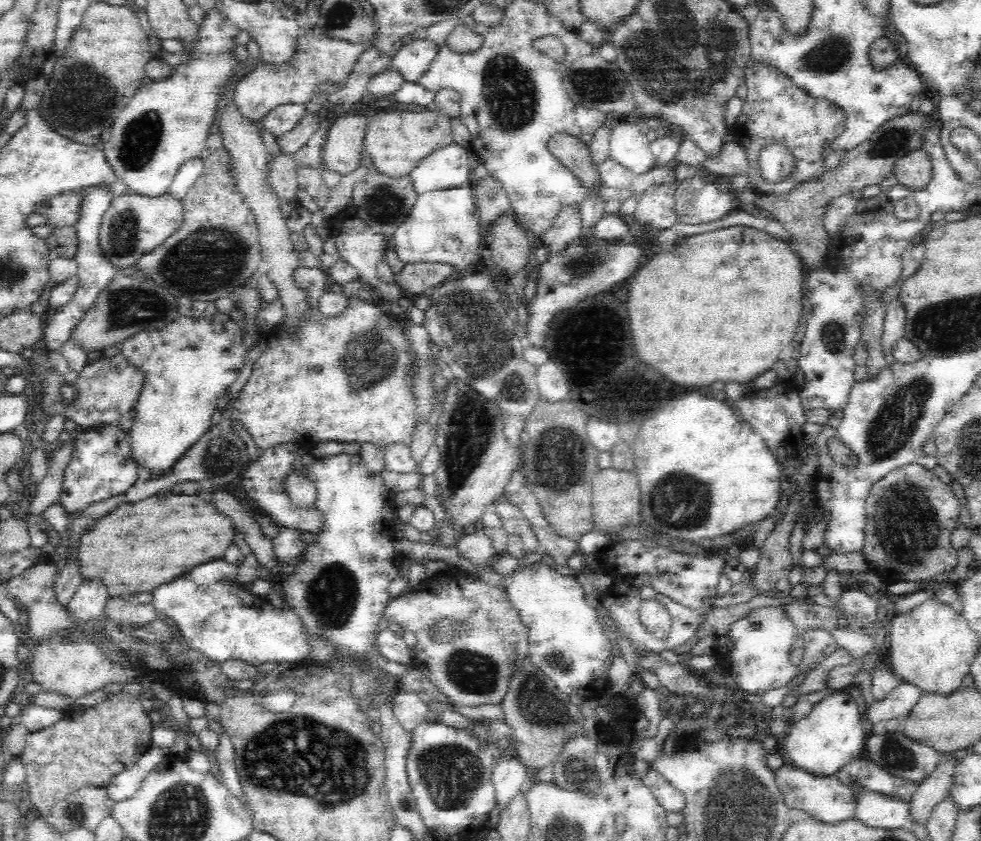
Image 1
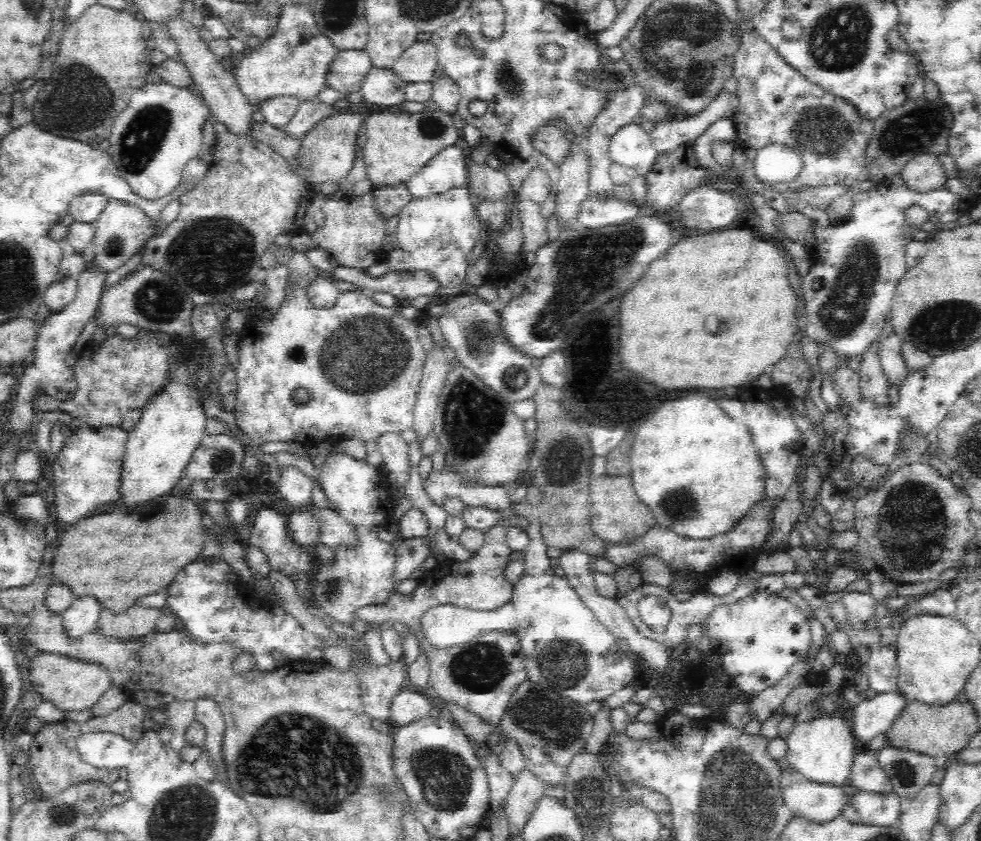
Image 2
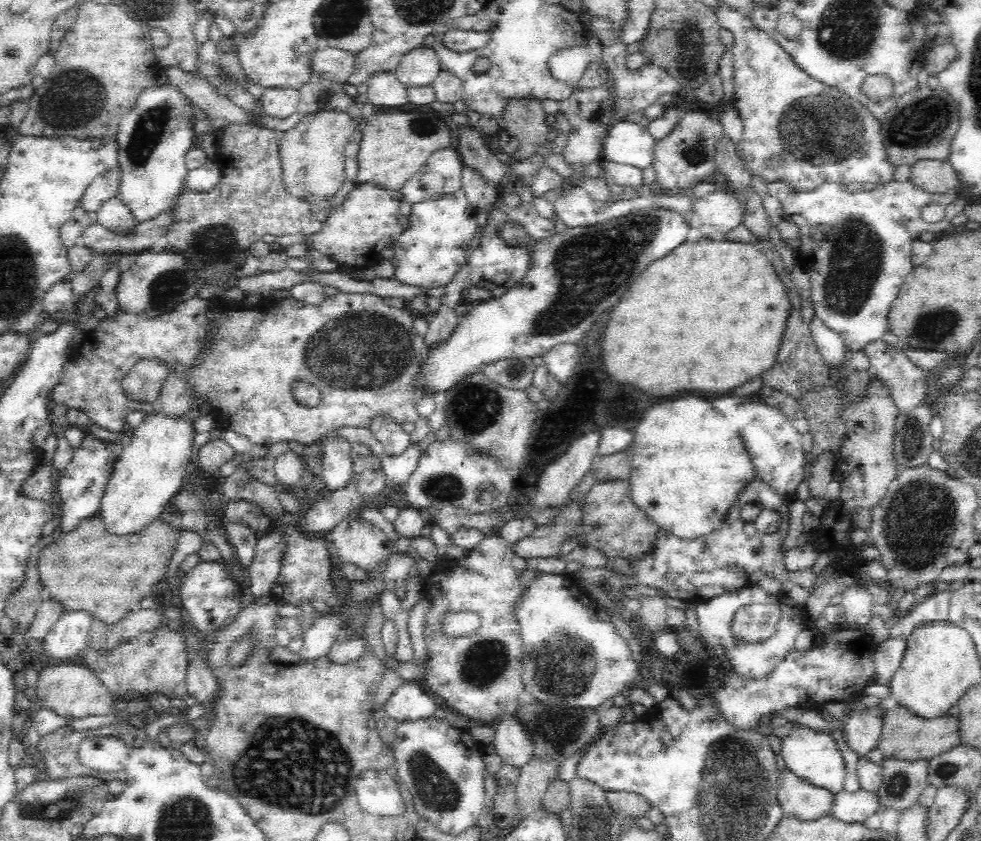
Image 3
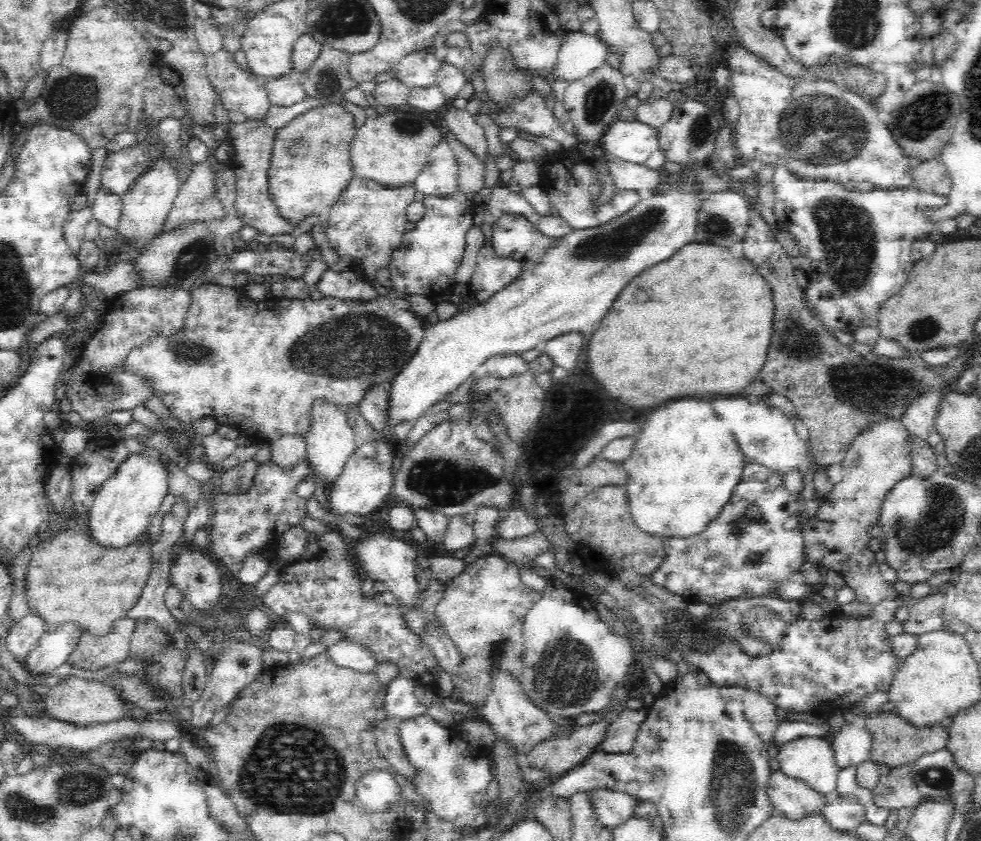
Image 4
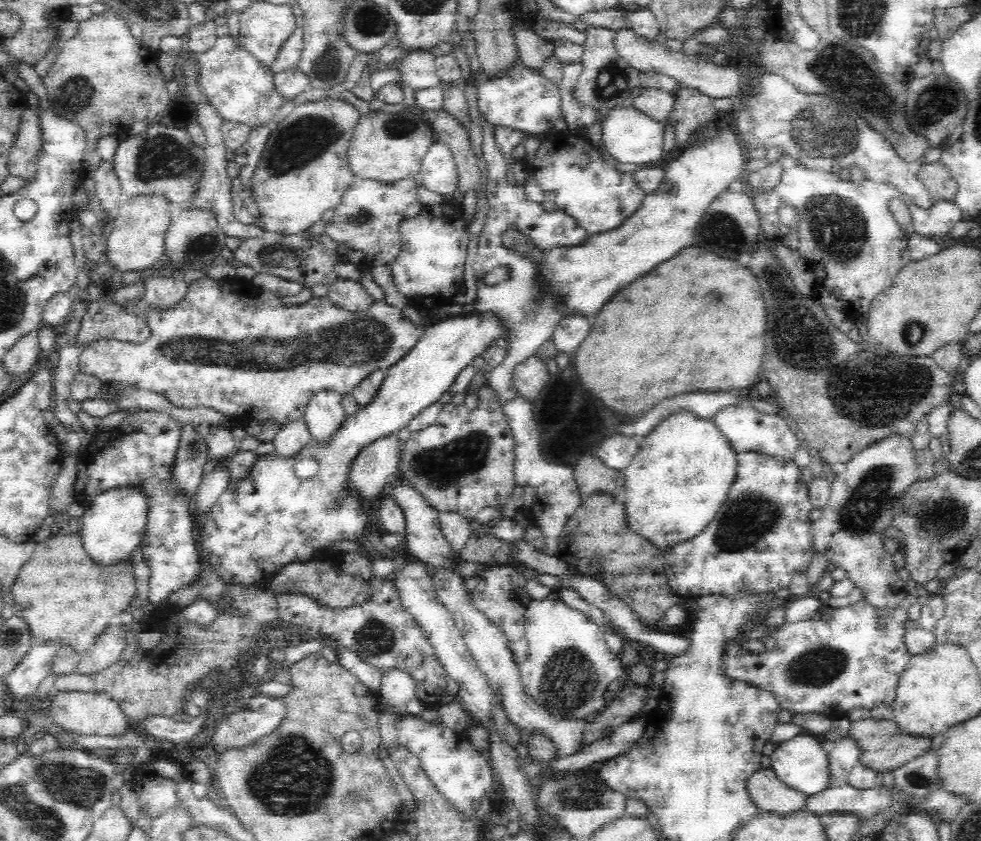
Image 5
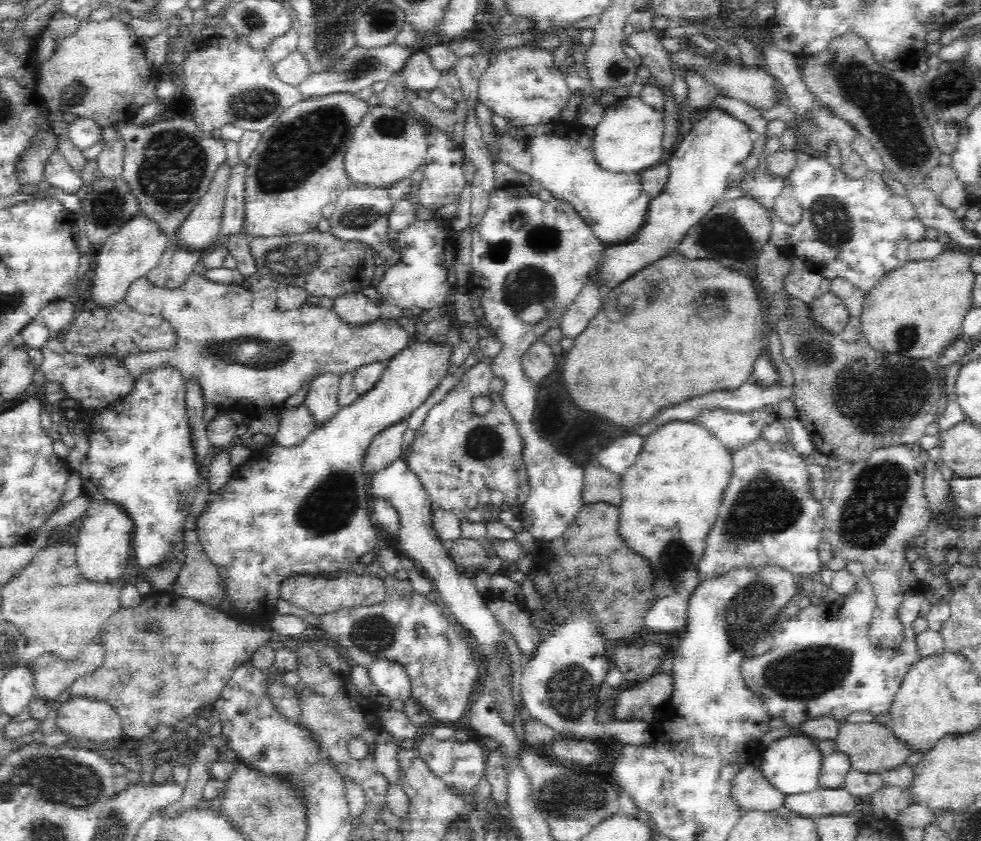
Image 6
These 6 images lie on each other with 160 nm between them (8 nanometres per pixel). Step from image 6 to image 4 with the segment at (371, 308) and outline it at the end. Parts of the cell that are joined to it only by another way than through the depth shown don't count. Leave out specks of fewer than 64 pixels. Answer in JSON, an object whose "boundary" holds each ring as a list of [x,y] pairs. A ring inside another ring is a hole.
{"boundary":[[[348,269],[345,272],[327,270],[314,287],[324,297],[340,300],[366,301],[378,296],[377,290],[367,283],[359,273]]]}

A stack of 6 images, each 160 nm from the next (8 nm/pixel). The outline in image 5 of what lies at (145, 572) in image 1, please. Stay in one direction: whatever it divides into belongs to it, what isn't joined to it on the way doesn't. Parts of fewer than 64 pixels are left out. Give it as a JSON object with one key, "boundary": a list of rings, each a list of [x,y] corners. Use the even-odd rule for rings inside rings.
{"boundary":[[[56,536],[35,546],[32,558],[22,566],[18,576],[11,584],[11,600],[14,600],[13,610],[29,628],[30,636],[35,642],[56,642],[60,647],[70,646],[76,652],[89,649],[106,628],[113,617],[127,610],[129,600],[136,594],[136,581],[130,560],[114,564],[114,568],[100,568],[86,558],[82,552],[80,536]]]}

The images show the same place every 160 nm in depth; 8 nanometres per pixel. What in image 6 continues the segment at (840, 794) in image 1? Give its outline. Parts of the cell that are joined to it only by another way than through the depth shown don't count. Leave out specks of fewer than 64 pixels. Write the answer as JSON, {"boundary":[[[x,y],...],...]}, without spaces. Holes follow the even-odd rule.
{"boundary":[[[751,764],[733,777],[729,789],[731,800],[742,812],[772,812],[783,806],[785,795],[771,786],[759,768]]]}

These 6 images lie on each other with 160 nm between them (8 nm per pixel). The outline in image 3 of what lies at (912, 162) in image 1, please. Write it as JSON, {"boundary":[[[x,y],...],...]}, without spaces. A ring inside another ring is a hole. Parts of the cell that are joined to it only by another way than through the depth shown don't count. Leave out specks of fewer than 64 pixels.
{"boundary":[[[918,160],[910,167],[908,180],[930,194],[940,194],[958,187],[958,175],[947,160]]]}

